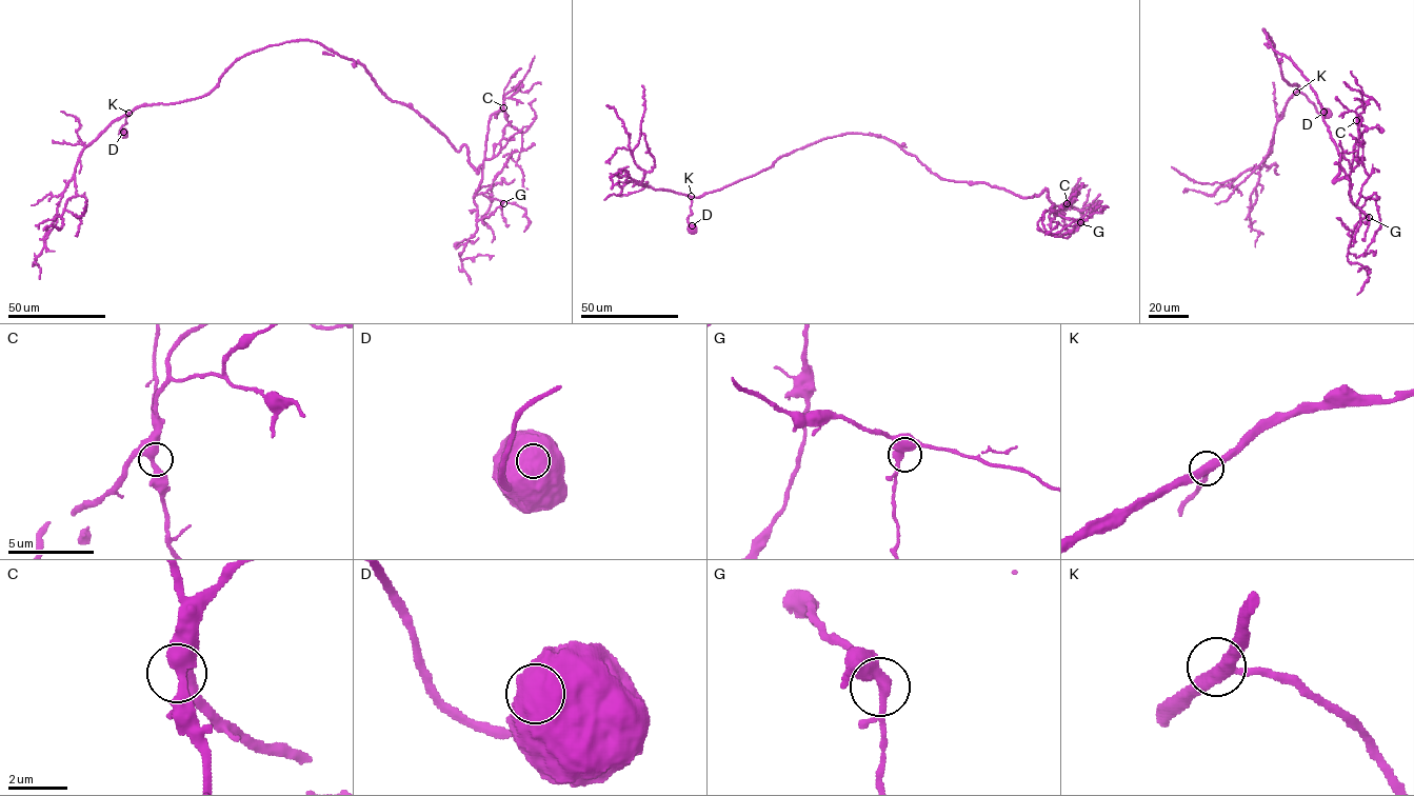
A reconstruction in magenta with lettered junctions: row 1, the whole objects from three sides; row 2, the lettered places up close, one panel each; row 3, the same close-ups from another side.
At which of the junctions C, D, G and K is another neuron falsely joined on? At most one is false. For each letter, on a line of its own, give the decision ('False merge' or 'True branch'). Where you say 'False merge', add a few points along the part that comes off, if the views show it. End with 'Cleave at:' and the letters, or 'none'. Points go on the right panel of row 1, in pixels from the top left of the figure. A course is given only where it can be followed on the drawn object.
C: True branch
D: True branch
G: True branch
K: True branch
Cleave at: none

